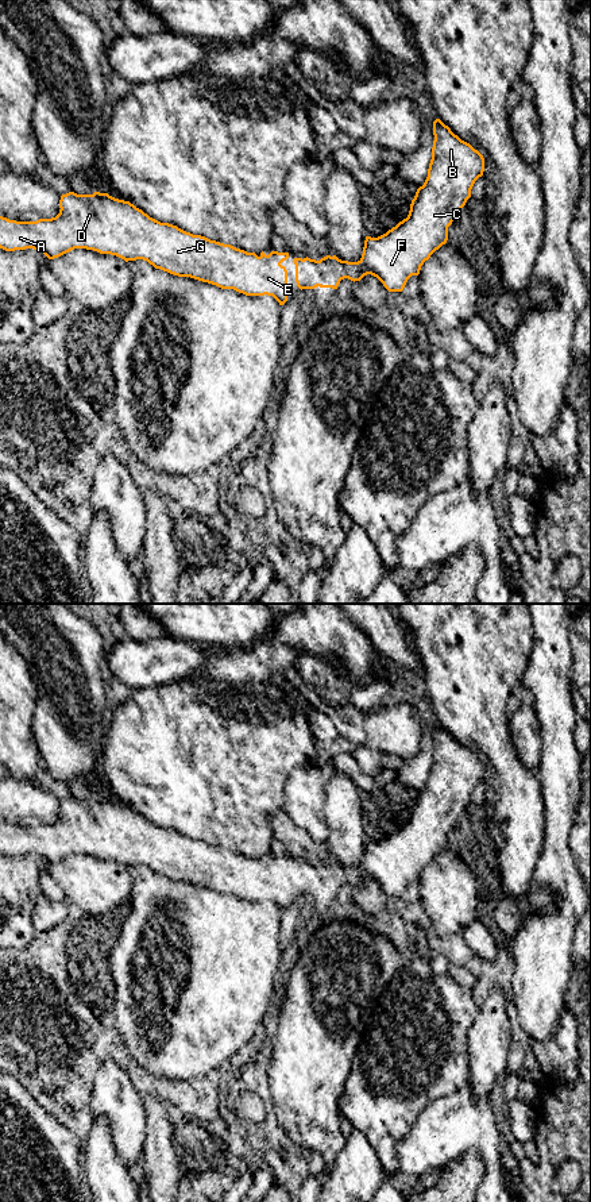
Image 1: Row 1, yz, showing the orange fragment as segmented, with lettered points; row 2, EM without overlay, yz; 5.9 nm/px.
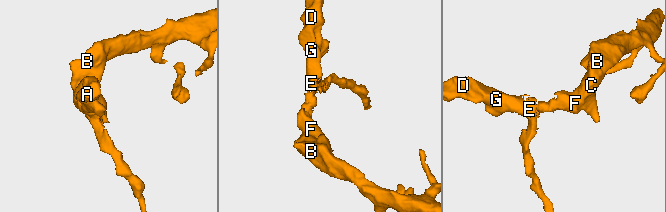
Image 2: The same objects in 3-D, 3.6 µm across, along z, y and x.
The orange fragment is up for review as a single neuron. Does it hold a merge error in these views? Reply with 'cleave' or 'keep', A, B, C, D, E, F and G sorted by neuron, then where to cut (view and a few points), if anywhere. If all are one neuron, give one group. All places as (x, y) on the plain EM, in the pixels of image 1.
keep; groups A B C D E F G; cut none

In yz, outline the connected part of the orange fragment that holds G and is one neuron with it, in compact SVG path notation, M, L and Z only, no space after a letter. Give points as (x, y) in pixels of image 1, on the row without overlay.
M69 797L61 801L59 813L55 822L36 827L16 827L0 821L0 854L5 856L34 854L42 856L49 864L74 854L86 854L116 860L125 867L143 864L170 879L190 882L221 894L233 894L246 901L273 901L279 910L287 906L287 875L281 868L289 863L289 858L271 856L266 860L262 856L258 862L255 858L161 828L130 806L115 804L108 798Z

